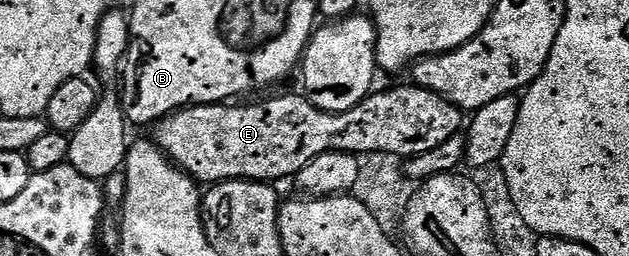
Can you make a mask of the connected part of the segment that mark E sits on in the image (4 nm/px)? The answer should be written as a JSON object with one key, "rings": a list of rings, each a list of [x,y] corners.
{"rings":[[[409,86],[394,87],[391,91],[375,90],[373,93],[367,95],[365,101],[360,105],[356,105],[352,109],[341,111],[335,115],[331,111],[316,109],[316,105],[312,105],[312,101],[302,93],[297,93],[298,95],[278,95],[275,99],[266,99],[263,103],[250,103],[247,107],[230,107],[234,105],[223,105],[221,103],[204,103],[192,107],[183,107],[181,111],[174,112],[173,115],[161,120],[157,124],[158,137],[156,136],[156,144],[170,162],[176,164],[181,171],[186,172],[191,179],[197,181],[199,184],[213,185],[215,183],[226,183],[229,179],[248,179],[256,183],[270,183],[271,181],[275,181],[274,179],[286,179],[289,175],[290,178],[296,177],[314,158],[320,157],[321,154],[326,154],[329,151],[342,151],[344,154],[355,156],[379,151],[384,154],[409,157],[411,155],[419,155],[420,153],[428,153],[428,149],[436,149],[436,145],[444,145],[444,141],[448,141],[448,137],[457,135],[463,130],[462,119],[464,119],[464,113],[455,103],[448,102],[443,95],[438,95],[435,91],[428,90],[427,87]]]}

